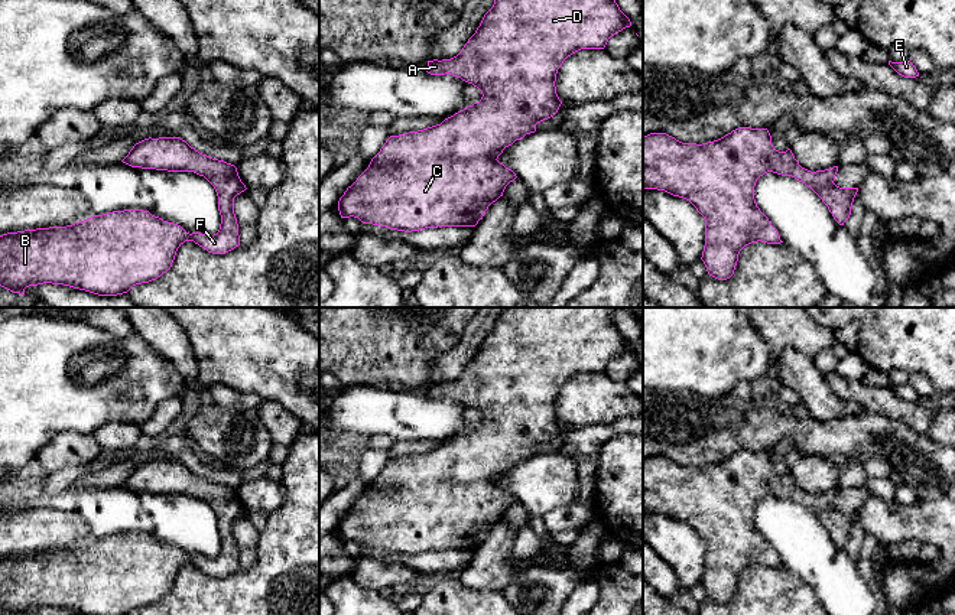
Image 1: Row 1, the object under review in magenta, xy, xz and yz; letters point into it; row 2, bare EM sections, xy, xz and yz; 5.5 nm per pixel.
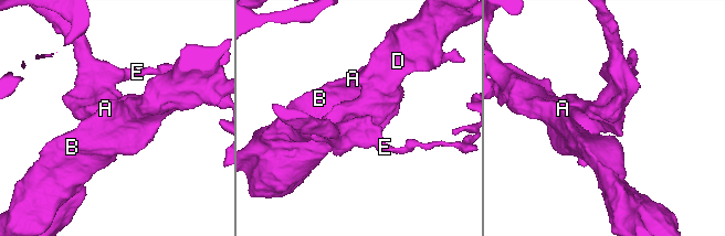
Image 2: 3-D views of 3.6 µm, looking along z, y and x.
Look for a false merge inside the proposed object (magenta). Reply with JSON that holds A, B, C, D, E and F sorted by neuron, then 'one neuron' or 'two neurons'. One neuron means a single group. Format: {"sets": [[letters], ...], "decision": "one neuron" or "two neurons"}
{"sets": [["A", "B", "C", "D", "E", "F"]], "decision": "one neuron"}

